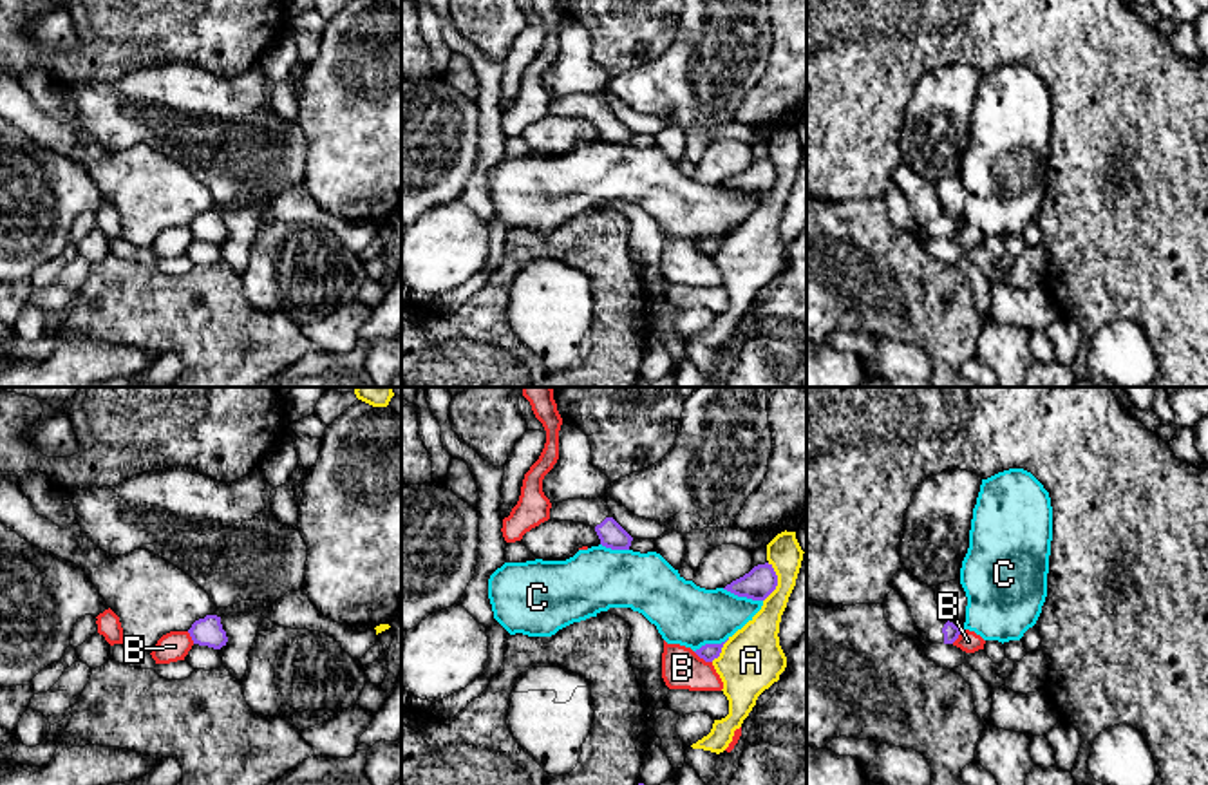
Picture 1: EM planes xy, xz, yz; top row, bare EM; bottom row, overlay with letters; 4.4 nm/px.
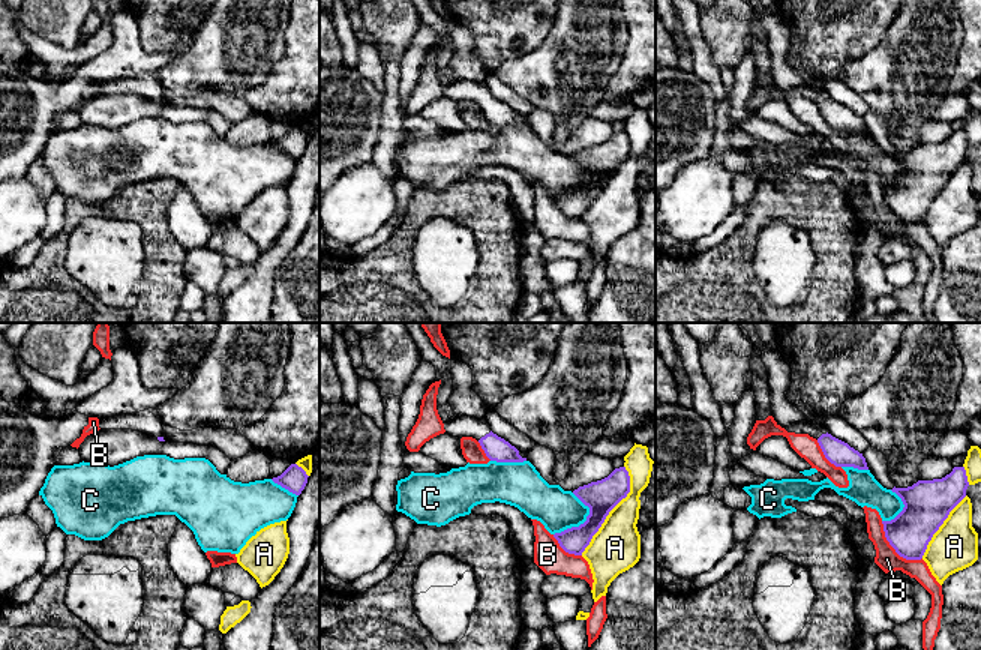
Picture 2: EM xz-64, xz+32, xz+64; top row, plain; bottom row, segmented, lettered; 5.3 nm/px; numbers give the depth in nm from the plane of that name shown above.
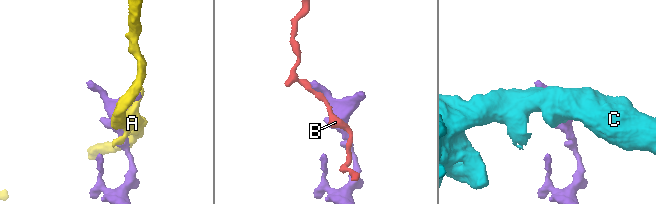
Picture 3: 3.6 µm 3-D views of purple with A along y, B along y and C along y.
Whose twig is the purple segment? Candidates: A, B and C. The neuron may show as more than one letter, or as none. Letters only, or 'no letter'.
no letter

